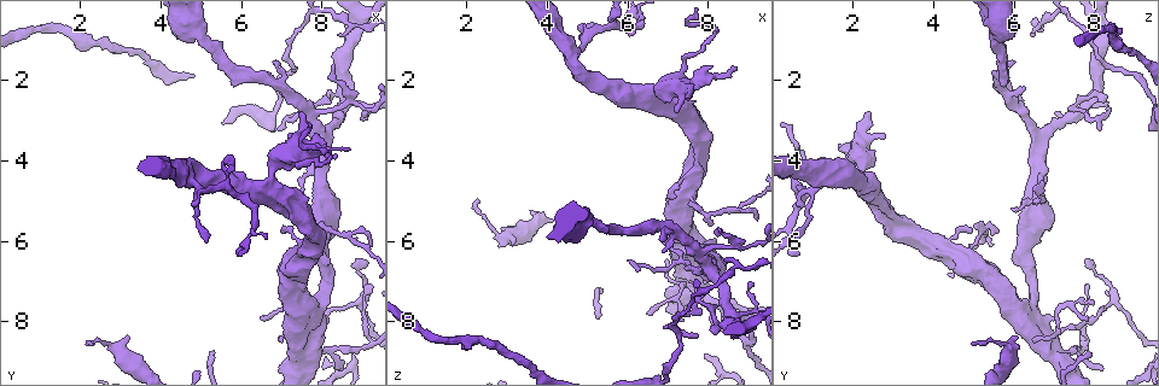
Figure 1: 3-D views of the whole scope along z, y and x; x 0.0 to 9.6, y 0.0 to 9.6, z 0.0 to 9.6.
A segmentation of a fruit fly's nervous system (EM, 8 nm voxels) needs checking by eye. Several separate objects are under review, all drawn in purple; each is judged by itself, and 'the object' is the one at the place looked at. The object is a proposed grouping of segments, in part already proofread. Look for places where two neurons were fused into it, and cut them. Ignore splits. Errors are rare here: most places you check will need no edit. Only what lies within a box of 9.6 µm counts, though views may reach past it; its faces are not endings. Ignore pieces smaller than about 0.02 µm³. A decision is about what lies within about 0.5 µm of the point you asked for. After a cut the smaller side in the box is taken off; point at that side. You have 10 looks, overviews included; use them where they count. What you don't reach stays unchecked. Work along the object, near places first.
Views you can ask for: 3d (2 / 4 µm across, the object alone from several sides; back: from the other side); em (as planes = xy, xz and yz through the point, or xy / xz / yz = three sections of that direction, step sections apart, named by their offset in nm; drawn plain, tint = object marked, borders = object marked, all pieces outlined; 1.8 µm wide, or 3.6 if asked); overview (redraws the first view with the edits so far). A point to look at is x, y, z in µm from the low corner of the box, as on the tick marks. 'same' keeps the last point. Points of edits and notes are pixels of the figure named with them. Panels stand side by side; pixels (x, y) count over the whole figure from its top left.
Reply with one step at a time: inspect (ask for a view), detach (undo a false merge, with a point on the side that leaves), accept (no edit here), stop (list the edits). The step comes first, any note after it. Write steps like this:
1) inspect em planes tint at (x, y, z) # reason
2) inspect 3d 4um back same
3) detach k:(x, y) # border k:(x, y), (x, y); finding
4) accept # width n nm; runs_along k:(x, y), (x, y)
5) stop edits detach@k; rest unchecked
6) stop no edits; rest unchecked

inspect 3d 4um at (7.75, 7.70, 6.40) # sharp bend

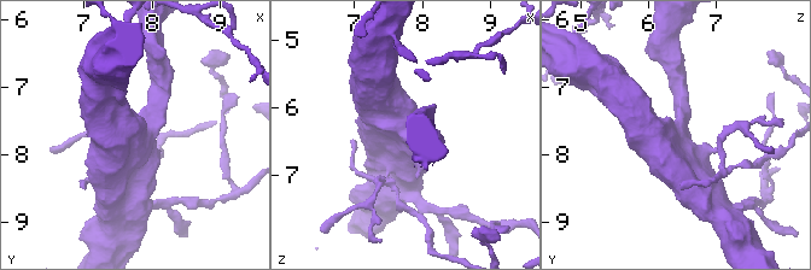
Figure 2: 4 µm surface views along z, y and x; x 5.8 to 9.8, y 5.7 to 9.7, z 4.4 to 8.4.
inspect em yz step 8 borders at (7.80, 7.75, 6.40)

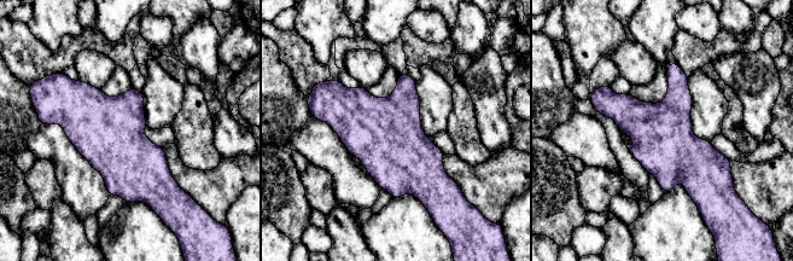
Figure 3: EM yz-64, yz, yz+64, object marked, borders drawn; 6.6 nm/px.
accept # width 400 nm; one neuron here

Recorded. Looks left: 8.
inspect 3d 2um at (7.95, 5.60, 5.35) # abrupt turn

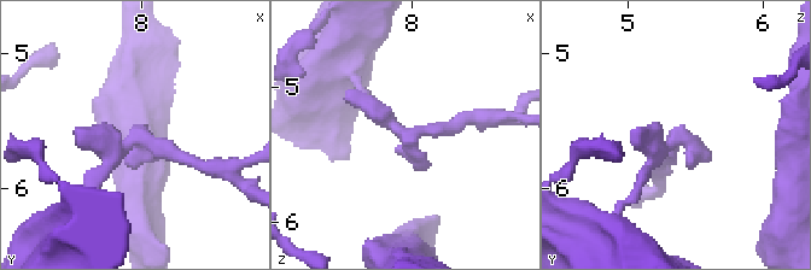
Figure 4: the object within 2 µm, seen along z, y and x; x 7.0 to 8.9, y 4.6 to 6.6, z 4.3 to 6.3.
inspect em 3.6um planes tint at (7.96, 5.66, 5.36)

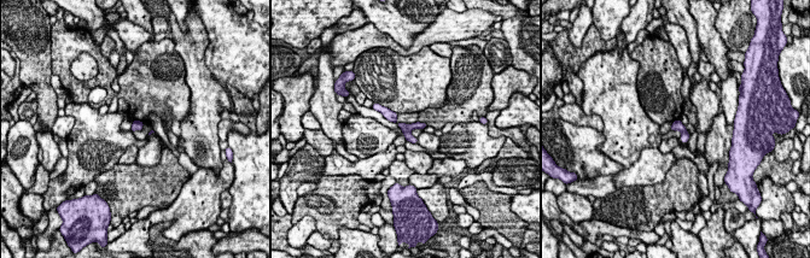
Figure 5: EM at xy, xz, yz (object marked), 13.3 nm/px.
accept # continuous, no second neuron

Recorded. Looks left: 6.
inspect em planes plain at (8.55, 2.30, 8.10)

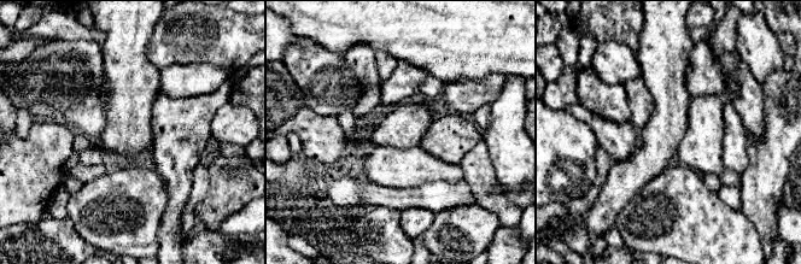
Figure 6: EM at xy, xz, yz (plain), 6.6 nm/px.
inspect em planes tint same # where the object lies

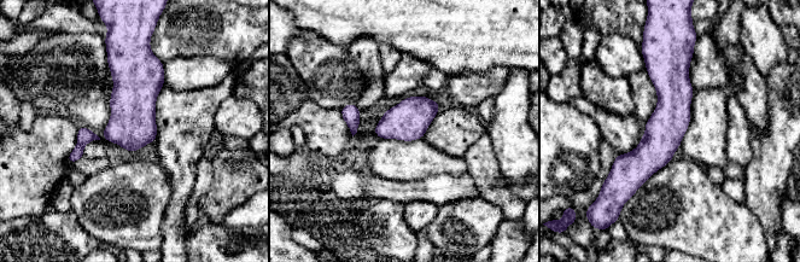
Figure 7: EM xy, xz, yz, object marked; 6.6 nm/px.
accept # runs_along 7:(669, 56), (669, 123), (634, 187); all the same neuron

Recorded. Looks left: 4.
inspect 3d 4um at (4.85, 0.75, 5.60) # arms run side by side

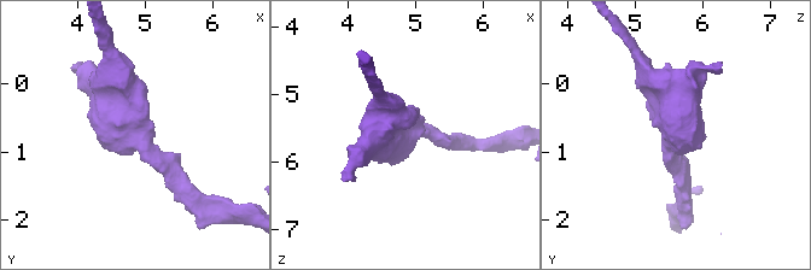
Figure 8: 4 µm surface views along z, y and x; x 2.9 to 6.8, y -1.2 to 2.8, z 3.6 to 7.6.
inspect em 3.6um planes tint at (4.85, 0.75, 5.60) # arms 4; now the EM

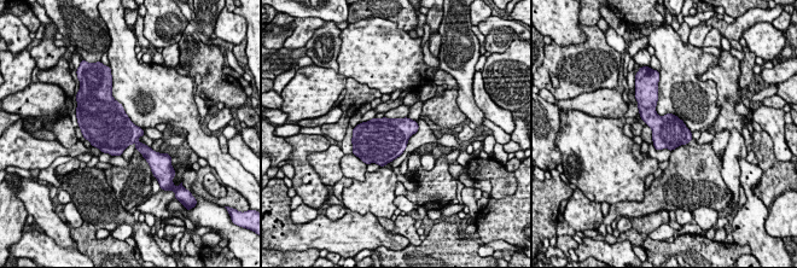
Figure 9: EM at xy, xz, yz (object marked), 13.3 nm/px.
accept # one neuron here

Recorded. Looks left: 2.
stop no edits; rest unchecked

